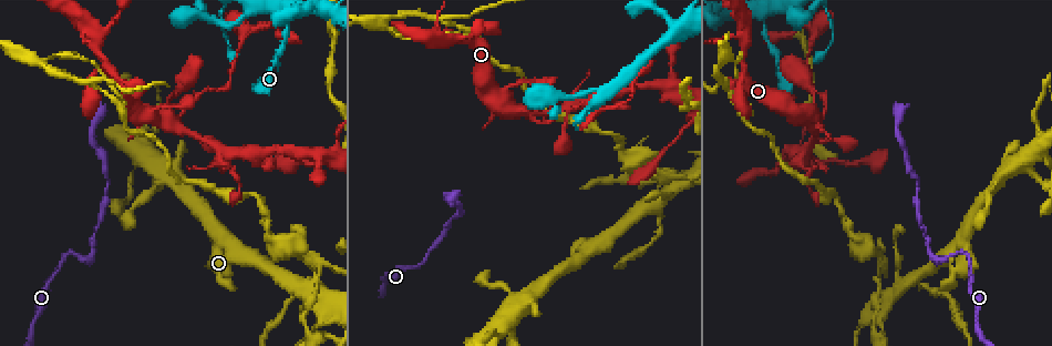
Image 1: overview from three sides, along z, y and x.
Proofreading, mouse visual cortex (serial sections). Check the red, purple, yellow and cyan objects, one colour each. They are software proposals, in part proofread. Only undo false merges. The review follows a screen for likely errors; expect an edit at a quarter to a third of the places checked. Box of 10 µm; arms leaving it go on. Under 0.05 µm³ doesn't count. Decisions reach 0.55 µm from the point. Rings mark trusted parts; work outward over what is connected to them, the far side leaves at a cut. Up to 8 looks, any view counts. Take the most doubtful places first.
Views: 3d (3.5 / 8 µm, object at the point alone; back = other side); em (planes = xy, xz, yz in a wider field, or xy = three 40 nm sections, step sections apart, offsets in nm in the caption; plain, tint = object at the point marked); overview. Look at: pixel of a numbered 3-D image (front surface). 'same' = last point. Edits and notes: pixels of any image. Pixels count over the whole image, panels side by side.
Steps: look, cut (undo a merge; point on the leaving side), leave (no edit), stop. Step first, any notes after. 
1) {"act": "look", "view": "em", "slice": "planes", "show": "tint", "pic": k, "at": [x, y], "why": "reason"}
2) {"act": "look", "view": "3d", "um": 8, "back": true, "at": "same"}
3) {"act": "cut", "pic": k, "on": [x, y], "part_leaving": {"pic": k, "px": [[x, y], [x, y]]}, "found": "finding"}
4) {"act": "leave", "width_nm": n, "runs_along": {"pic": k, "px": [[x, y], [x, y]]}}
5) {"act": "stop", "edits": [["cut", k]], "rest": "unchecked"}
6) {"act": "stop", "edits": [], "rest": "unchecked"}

{"act": "look", "view": "3d", "um": 3.5, "pic": 1, "at": [319, 330], "why": "a fork"}

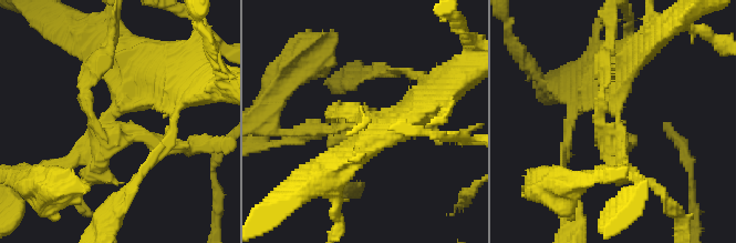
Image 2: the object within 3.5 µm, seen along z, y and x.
{"act": "look", "view": "em", "slice": "xy", "step": 1, "show": "tint", "pic": 2, "at": [617, 118], "arms": 3, "arm_widths_nm": [150, 250, 350], "why": "now the EM"}

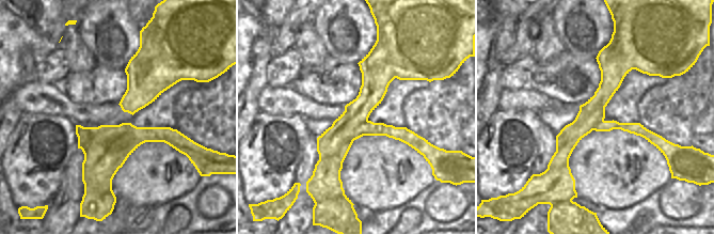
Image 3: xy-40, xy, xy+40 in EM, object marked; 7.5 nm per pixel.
{"act": "cut", "pic": 2, "on": [82, 84], "found": "two cells meet here"}

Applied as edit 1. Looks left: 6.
{"act": "look", "view": "3d", "um": 3.5, "pic": 1, "at": [814, 88], "why": "a narrow waist"}

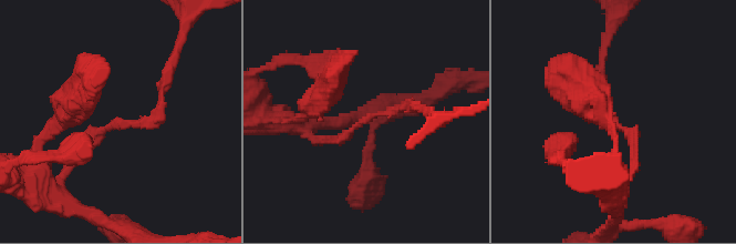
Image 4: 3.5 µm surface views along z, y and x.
{"act": "look", "view": "em", "slice": "xy", "step": 2, "show": "tint", "pic": 4, "at": [382, 114], "arm_widths_nm": [150, 150]}

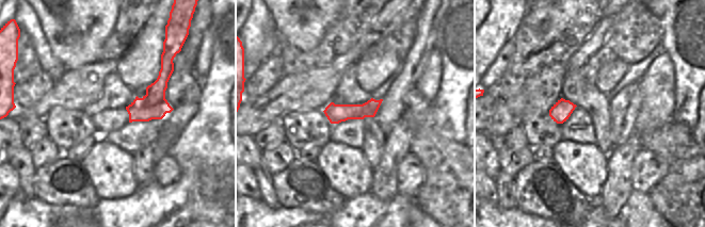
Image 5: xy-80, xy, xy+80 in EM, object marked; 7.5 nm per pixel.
{"act": "cut", "pic": 4, "on": [138, 124], "found": "two cells meet here"}

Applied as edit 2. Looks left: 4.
{"act": "look", "view": "overview", "why": "redraw"}

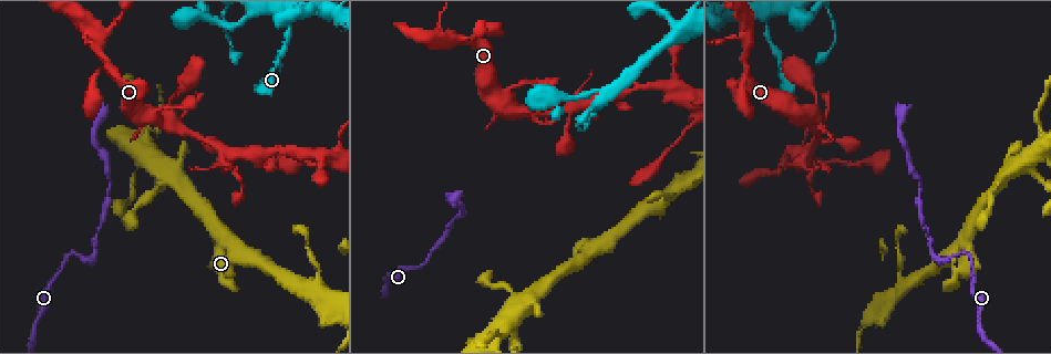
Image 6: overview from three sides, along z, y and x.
{"act": "look", "view": "3d", "um": 3.5, "back": true, "pic": 6, "at": [72, 255], "why": "sharp bend"}

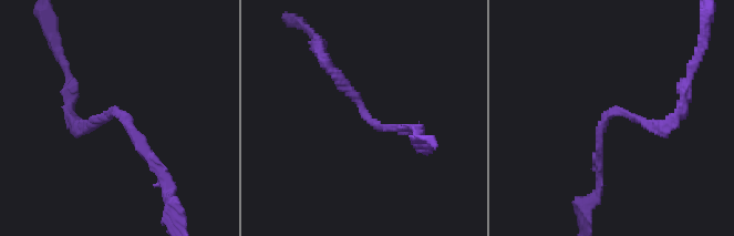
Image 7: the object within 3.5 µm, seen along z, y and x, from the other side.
{"act": "look", "view": "em", "slice": "xy", "step": 1, "show": "tint", "pic": 7, "at": [114, 113], "arm_widths_nm": [150, 200]}

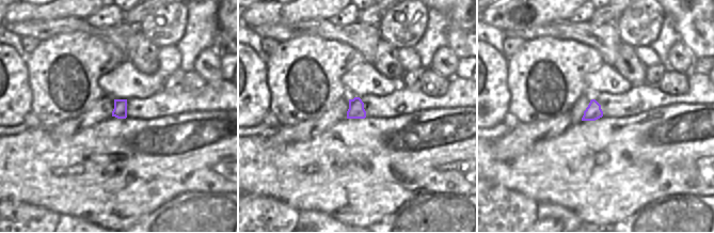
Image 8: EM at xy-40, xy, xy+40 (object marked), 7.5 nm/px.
{"act": "leave", "runs_along": {"pic": 7, "px": [[404, 127], [370, 120], [322, 57]]}, "found": "one cell here"}

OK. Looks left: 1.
{"act": "stop", "edits": [["cut", 2], ["cut", 4]], "rest": "unchecked"}

